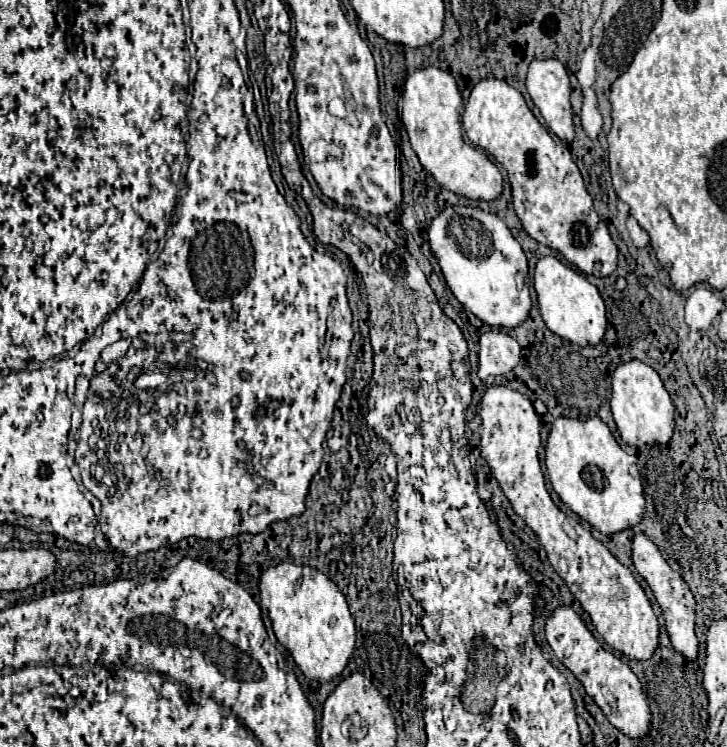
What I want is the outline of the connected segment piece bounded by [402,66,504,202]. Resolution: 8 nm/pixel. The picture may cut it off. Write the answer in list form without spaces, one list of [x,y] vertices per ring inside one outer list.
[[[422,68],[408,76],[402,94],[402,122],[410,136],[410,146],[418,154],[420,164],[434,176],[434,180],[468,200],[496,200],[504,190],[504,180],[494,162],[462,138],[460,124],[462,96],[450,72],[440,68]]]

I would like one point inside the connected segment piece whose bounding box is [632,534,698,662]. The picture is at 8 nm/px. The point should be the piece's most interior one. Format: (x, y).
(672, 593)

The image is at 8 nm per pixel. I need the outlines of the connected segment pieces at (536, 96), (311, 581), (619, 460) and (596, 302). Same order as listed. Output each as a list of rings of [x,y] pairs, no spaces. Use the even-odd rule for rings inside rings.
[[[532,60],[528,68],[528,78],[526,78],[526,90],[532,98],[532,102],[538,106],[542,112],[546,126],[564,142],[574,140],[574,122],[572,122],[572,106],[570,106],[570,78],[568,70],[562,62],[558,60]]]
[[[282,562],[260,578],[260,602],[268,608],[276,640],[290,652],[304,676],[328,682],[342,674],[356,644],[354,620],[338,586],[310,566]]]
[[[556,418],[546,444],[546,468],[560,500],[602,534],[636,526],[646,512],[646,498],[636,456],[624,452],[600,418]]]
[[[544,256],[538,260],[534,270],[534,288],[538,294],[540,314],[556,336],[578,346],[598,346],[602,342],[608,326],[606,306],[598,288],[590,284],[584,274],[578,274],[554,256]]]

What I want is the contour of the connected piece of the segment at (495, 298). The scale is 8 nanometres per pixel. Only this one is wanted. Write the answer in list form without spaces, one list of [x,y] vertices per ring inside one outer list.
[[[472,206],[442,210],[428,228],[430,248],[456,300],[488,326],[516,328],[530,314],[528,262],[508,226],[490,212]]]

